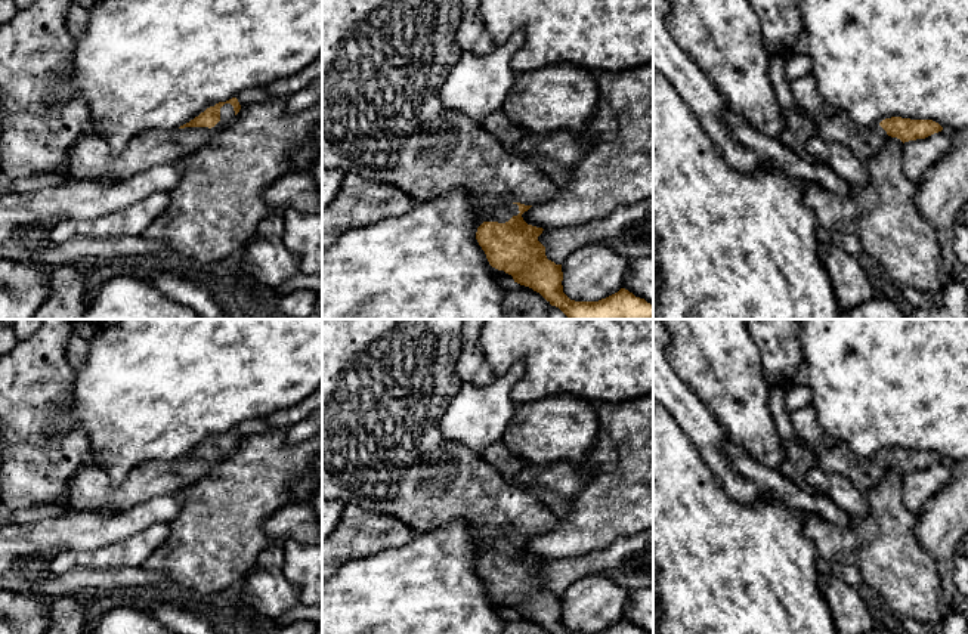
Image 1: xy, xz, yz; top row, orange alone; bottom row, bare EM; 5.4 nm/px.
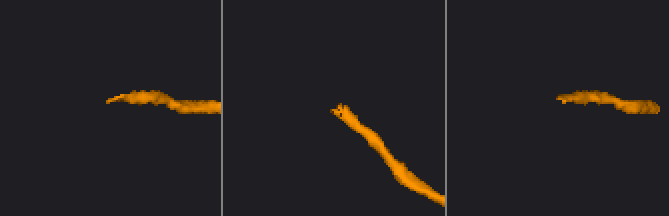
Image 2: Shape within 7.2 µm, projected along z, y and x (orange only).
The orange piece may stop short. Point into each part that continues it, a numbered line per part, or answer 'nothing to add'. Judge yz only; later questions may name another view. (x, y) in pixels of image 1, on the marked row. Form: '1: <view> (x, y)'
1: yz (863, 142)

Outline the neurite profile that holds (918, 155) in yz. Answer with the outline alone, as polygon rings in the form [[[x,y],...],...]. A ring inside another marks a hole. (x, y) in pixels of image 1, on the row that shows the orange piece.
[[[941,130],[925,139],[909,140],[903,143],[903,170],[915,183],[919,183],[924,174],[938,160],[952,151],[950,132]]]

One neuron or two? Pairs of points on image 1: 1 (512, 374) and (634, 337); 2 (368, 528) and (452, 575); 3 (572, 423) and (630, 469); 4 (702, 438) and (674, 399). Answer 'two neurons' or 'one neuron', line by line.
1: two neurons
2: two neurons
3: two neurons
4: one neuron

